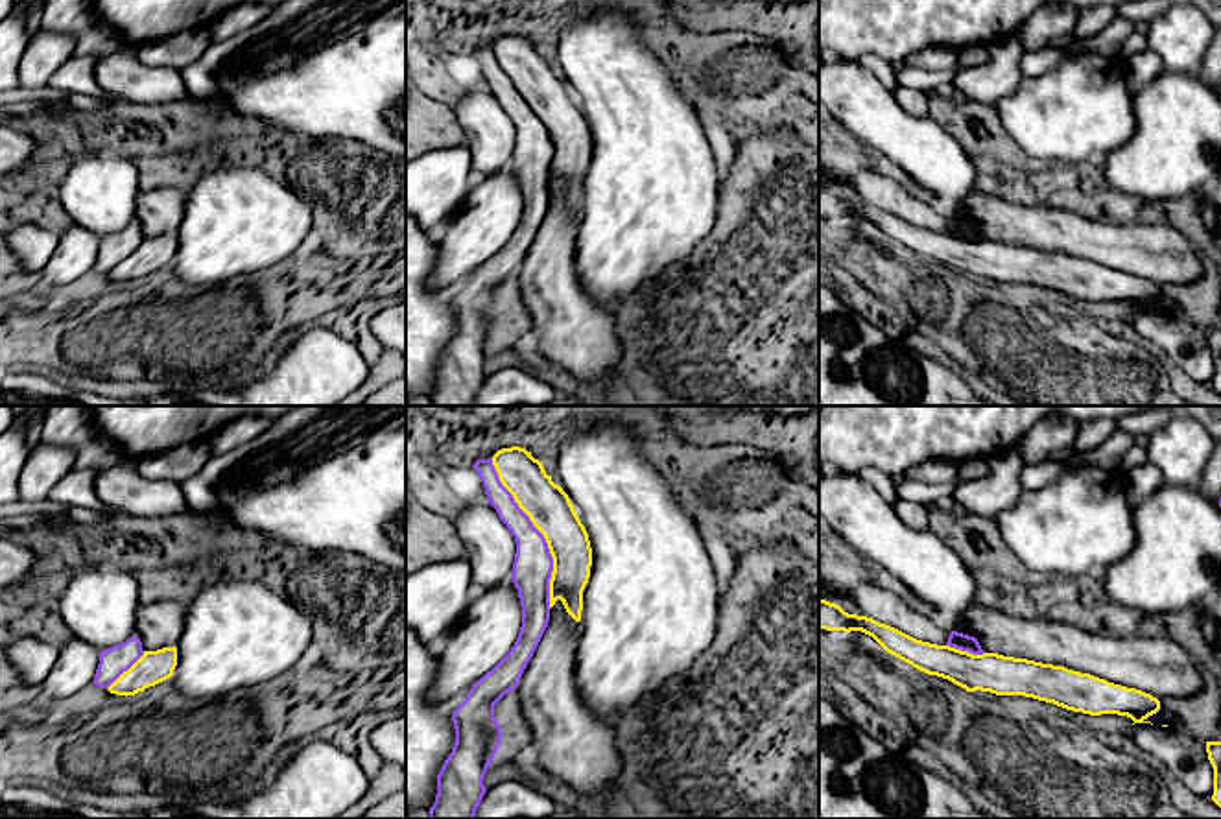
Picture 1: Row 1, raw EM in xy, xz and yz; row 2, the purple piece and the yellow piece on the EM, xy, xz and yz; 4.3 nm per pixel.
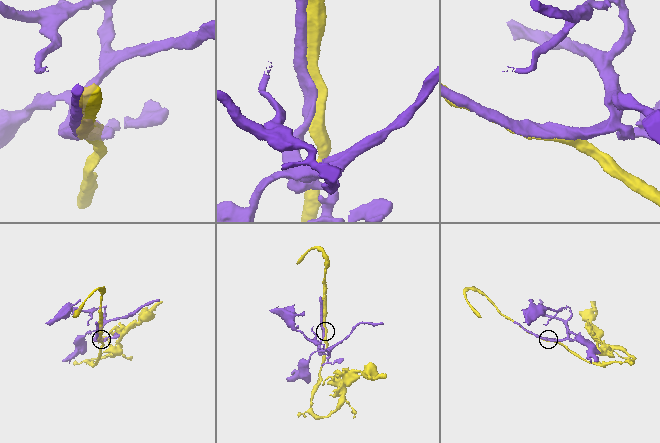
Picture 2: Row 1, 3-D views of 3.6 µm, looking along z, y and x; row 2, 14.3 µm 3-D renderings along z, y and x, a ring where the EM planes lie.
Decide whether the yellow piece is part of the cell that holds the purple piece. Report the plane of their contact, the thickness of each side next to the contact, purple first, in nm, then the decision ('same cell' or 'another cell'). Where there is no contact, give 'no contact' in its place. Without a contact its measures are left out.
meets purple in xz; 180 nm thick on the purple side, 190 nm on the other; same cell

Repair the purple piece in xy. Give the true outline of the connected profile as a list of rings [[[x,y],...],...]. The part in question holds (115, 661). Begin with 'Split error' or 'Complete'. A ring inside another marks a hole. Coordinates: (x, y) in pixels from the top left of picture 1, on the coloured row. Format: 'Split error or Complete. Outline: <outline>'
Split error. Outline: [[[135,635],[125,642],[100,651],[94,684],[116,695],[135,695],[173,675],[177,647],[144,651]]]

